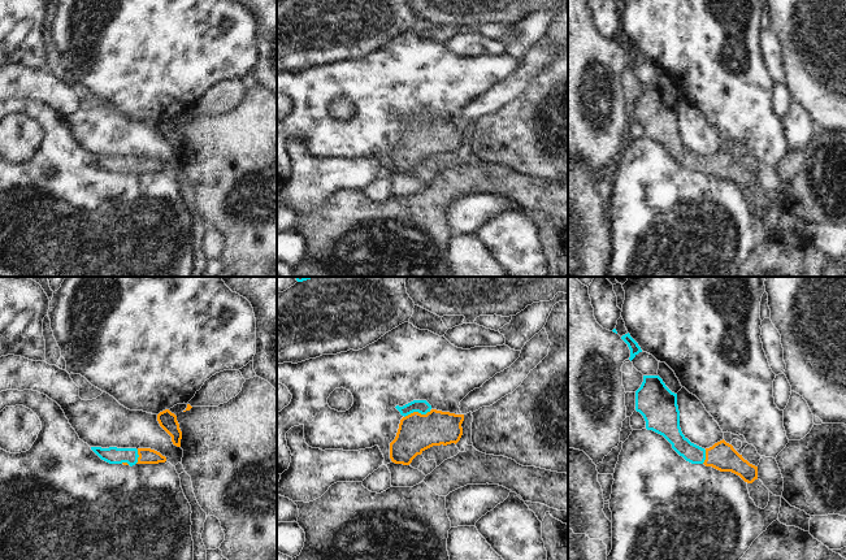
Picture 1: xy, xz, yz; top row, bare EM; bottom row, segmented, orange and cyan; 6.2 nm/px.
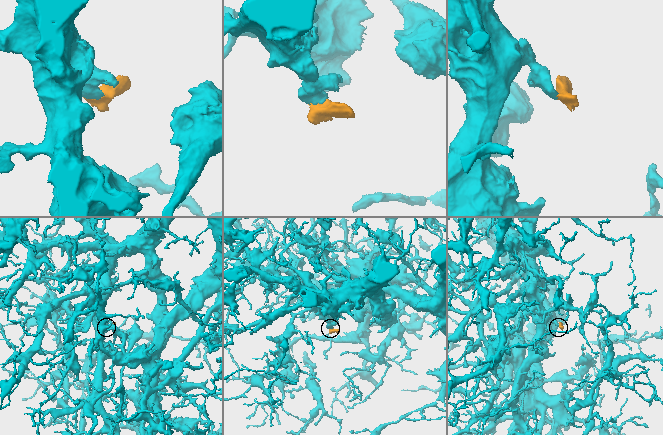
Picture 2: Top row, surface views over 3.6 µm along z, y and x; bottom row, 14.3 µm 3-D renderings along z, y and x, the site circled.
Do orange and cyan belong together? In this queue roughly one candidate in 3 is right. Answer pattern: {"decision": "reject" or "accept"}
{"decision": "accept"}

